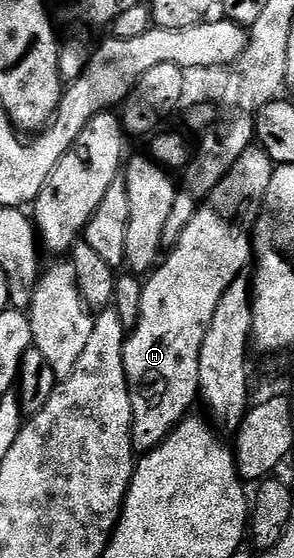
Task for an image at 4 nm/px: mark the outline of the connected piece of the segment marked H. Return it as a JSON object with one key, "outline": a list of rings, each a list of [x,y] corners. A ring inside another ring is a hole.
{"outline":[[[261,146],[250,147],[238,159],[236,166],[228,170],[216,190],[212,190],[198,205],[196,218],[188,222],[184,234],[169,251],[170,257],[168,254],[154,271],[149,273],[148,279],[142,285],[143,300],[140,302],[139,324],[127,335],[126,345],[122,348],[124,370],[132,398],[134,446],[139,453],[145,454],[159,448],[170,437],[174,427],[186,419],[193,409],[190,407],[199,399],[200,370],[204,367],[200,362],[200,346],[204,343],[204,334],[208,334],[212,314],[216,314],[216,306],[220,306],[220,298],[224,298],[224,290],[228,290],[234,279],[251,267],[254,224],[268,194],[268,182],[272,182],[275,167],[265,149]]]}

